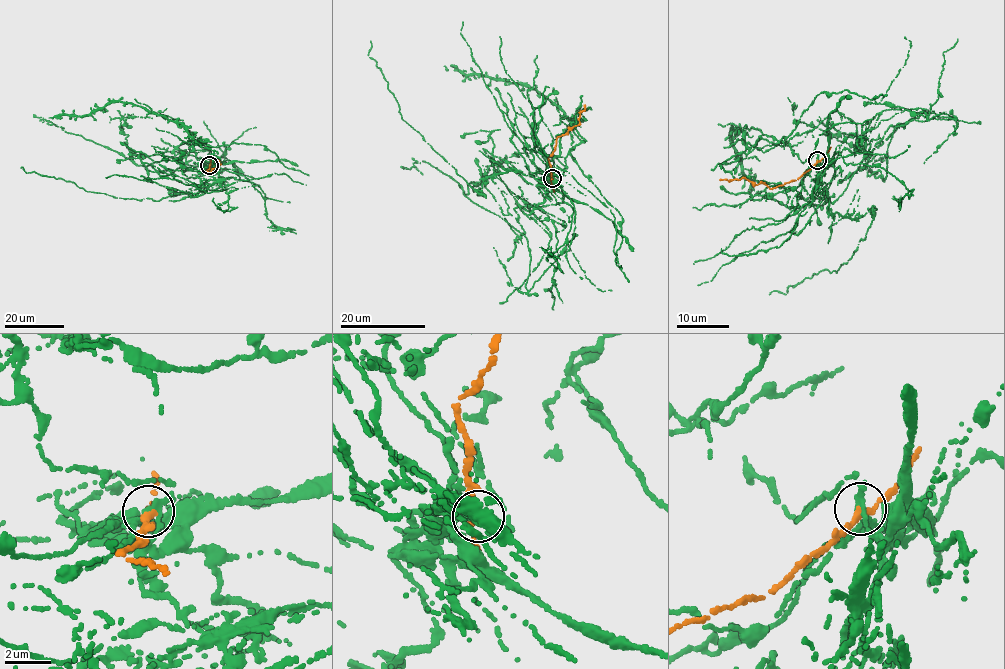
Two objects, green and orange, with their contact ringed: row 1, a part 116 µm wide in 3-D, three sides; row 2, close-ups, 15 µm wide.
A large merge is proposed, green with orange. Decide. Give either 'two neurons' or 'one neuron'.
two neurons

